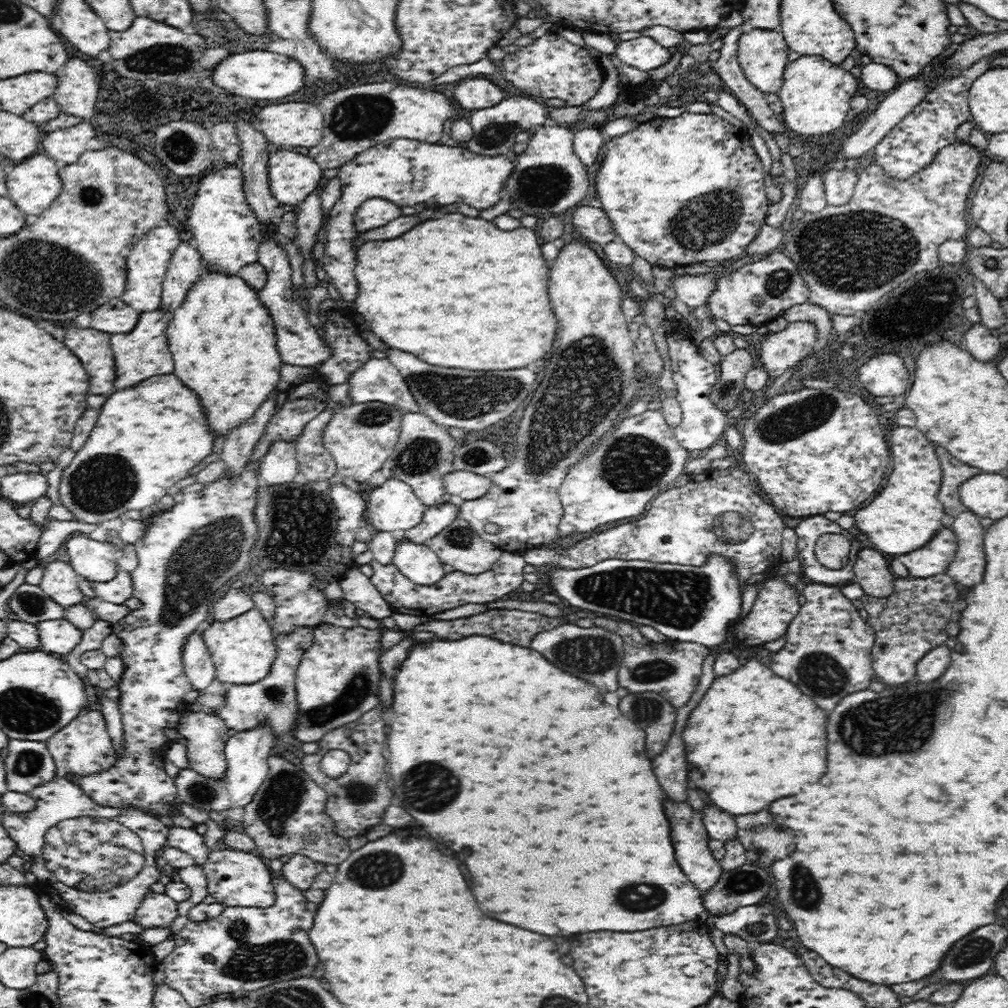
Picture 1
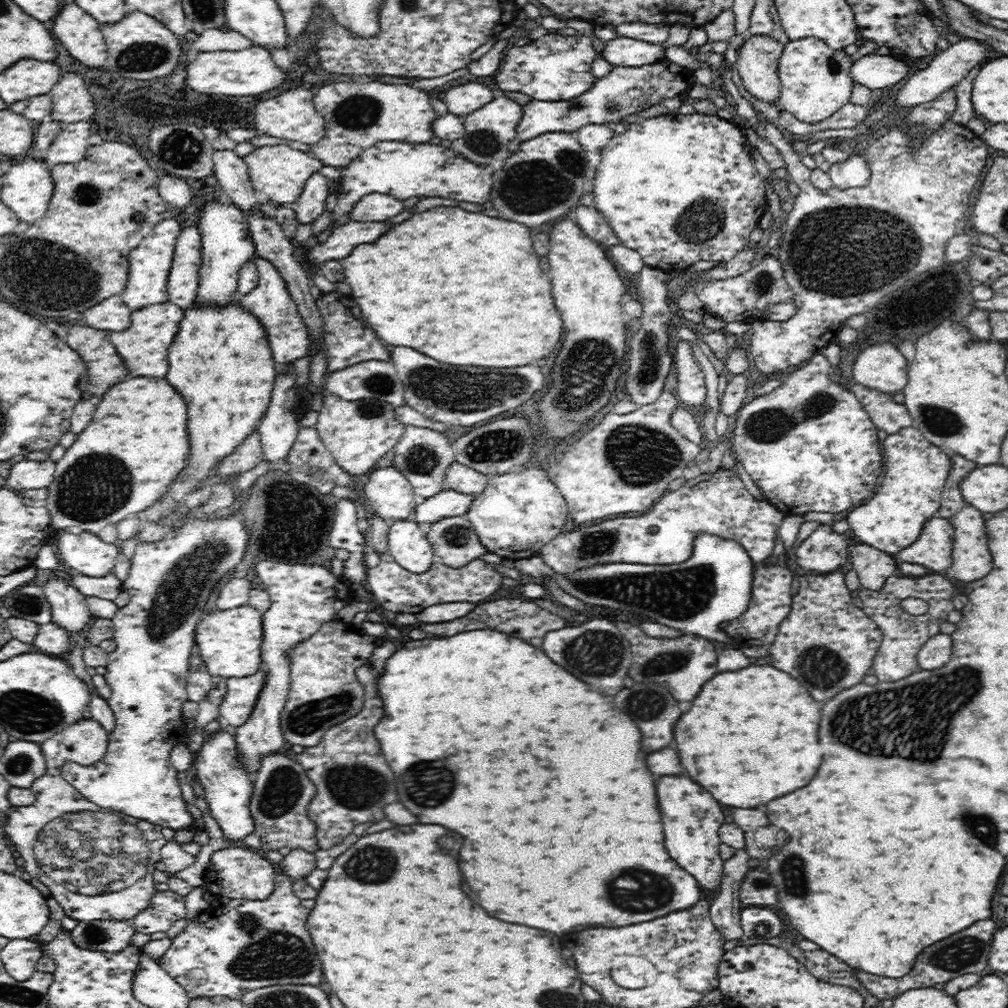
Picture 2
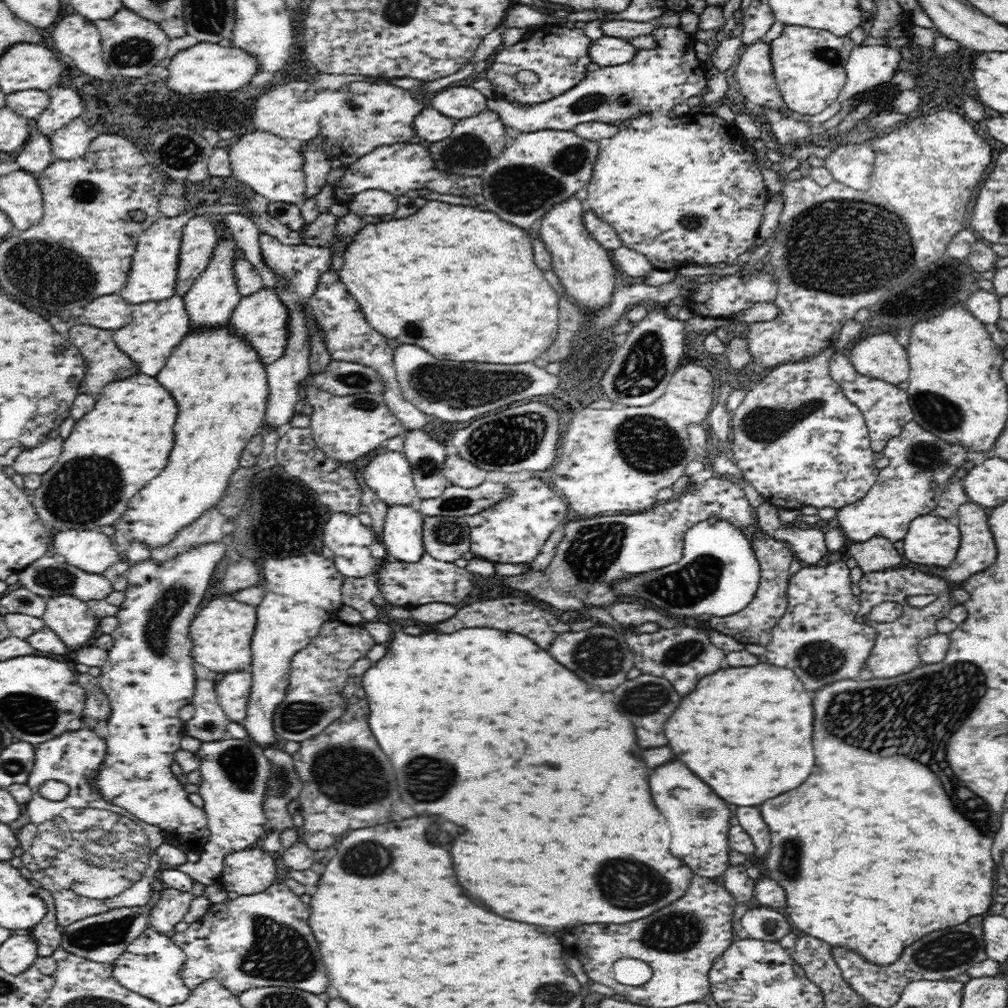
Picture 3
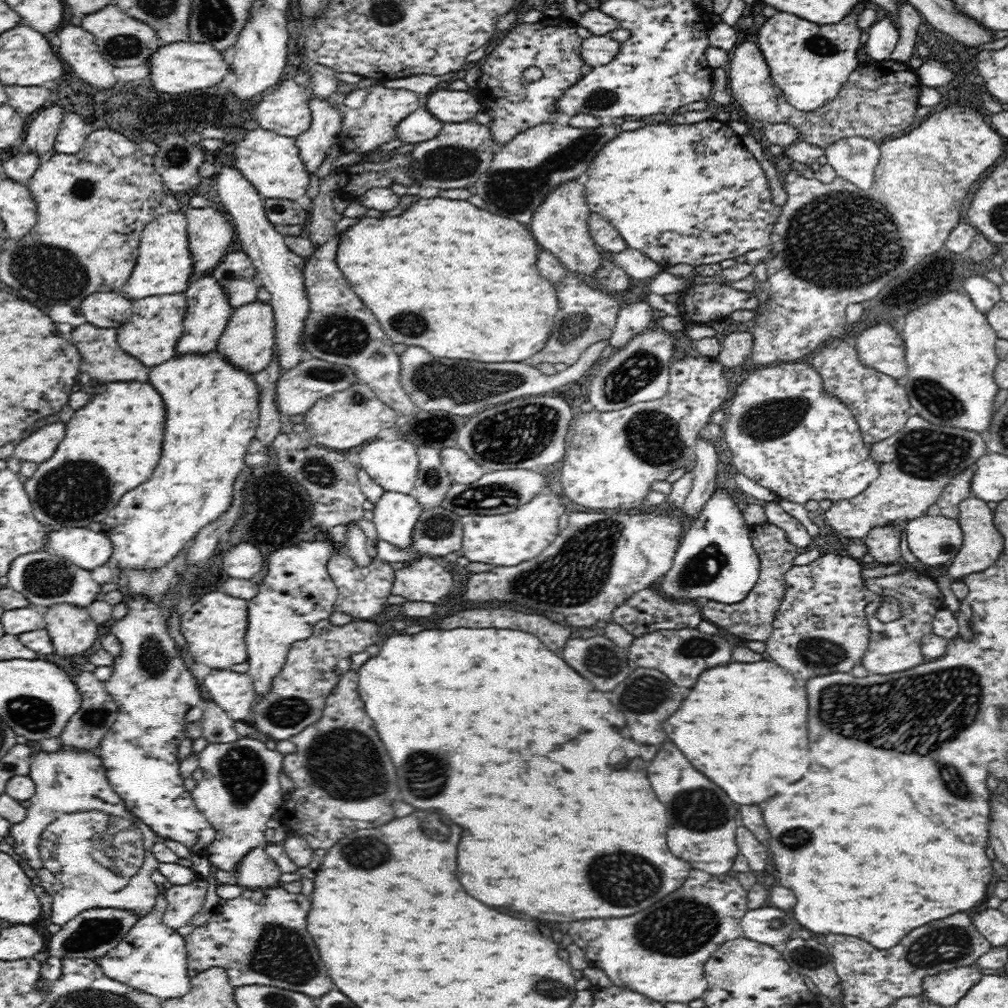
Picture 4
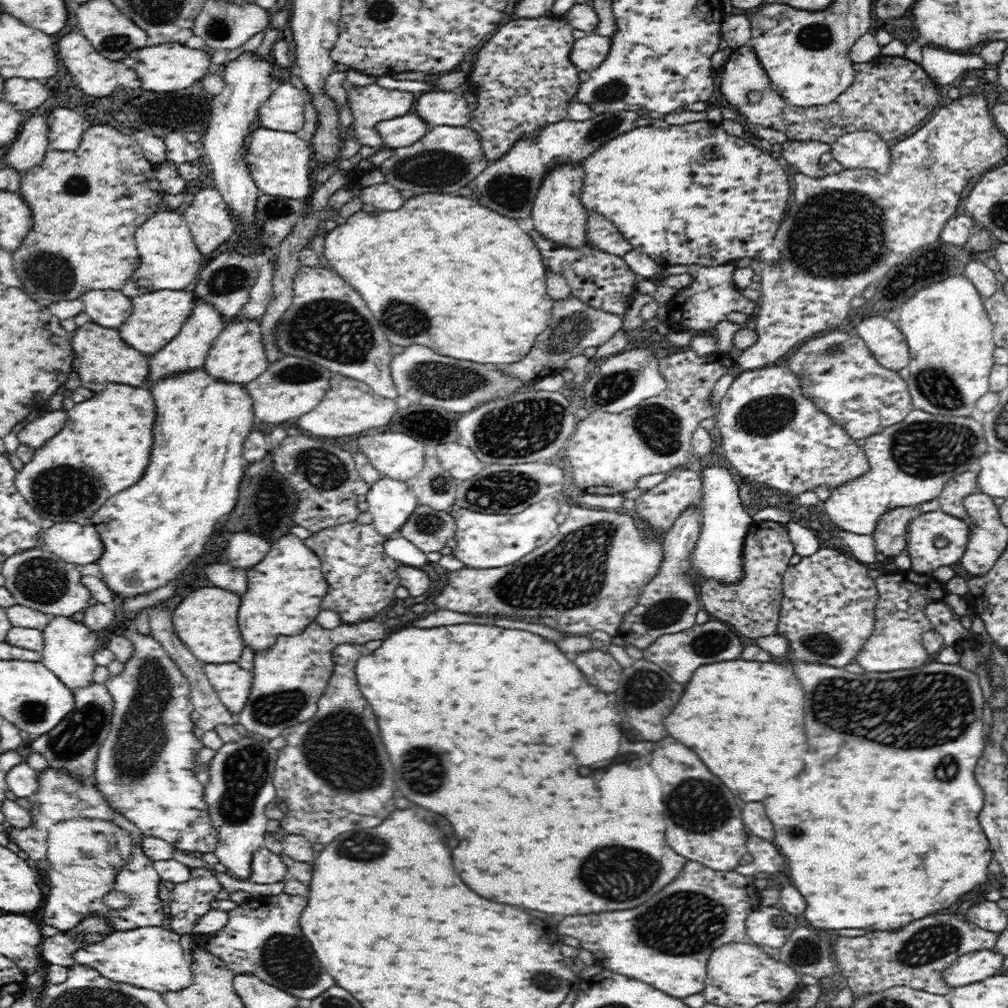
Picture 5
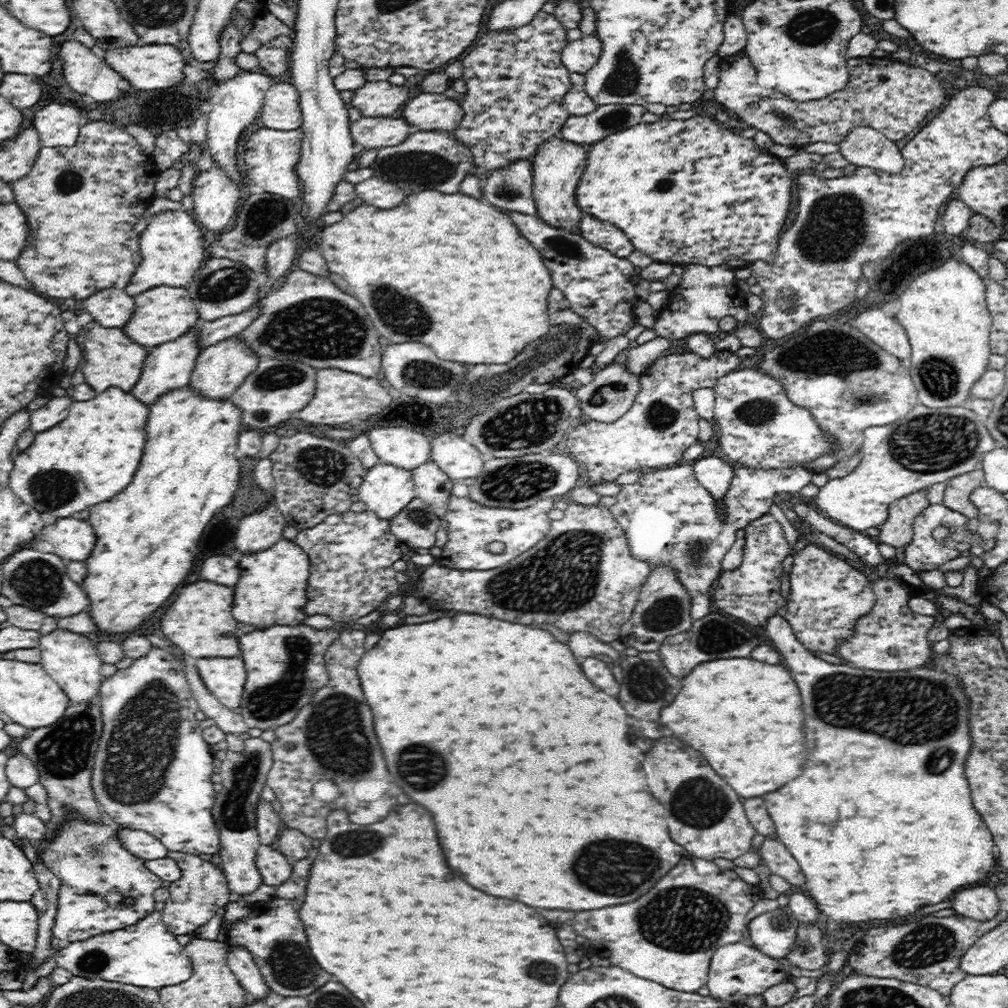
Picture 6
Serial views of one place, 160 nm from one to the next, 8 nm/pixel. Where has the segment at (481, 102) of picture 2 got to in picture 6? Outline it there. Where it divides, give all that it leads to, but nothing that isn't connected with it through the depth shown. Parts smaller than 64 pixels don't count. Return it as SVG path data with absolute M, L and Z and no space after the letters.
M444 93L417 94L405 104L404 119L420 131L446 130L452 132L464 120L464 109L458 100Z

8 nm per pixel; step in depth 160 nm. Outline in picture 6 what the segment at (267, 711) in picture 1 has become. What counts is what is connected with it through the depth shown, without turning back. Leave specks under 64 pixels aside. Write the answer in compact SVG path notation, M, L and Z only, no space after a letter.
M240 657L202 658L196 662L196 668L203 684L226 708L235 710L241 705L247 671Z

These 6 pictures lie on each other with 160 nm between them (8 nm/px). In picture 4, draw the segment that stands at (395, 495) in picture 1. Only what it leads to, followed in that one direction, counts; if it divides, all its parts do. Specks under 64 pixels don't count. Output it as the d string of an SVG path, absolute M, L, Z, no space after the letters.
M378 438L364 444L356 462L358 469L364 469L384 492L411 494L417 478L418 457L410 441Z

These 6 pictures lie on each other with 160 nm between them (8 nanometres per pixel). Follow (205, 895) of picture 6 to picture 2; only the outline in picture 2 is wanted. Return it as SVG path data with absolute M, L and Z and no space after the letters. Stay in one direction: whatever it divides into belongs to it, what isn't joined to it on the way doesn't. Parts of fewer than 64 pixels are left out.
M156 891L148 906L130 919L138 933L164 935L177 920L186 914L185 896L174 891Z

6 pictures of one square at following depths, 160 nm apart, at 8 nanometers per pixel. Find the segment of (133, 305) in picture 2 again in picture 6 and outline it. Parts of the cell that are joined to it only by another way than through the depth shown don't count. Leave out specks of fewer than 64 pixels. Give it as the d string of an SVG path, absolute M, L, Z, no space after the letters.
M184 209L160 211L148 219L147 226L146 232L140 234L142 262L132 276L132 282L126 286L126 292L130 296L146 292L154 286L185 287L208 259L202 243L202 228L191 212Z

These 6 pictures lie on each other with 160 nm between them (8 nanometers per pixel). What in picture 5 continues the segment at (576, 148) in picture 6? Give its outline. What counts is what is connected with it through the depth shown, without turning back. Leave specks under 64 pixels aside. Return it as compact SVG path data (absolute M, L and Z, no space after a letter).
M576 163L575 165L562 165L555 169L546 176L546 180L542 182L542 187L538 189L538 194L534 199L531 210L534 230L538 231L542 237L566 249L586 247L588 245L586 208L580 202L585 176L582 166Z

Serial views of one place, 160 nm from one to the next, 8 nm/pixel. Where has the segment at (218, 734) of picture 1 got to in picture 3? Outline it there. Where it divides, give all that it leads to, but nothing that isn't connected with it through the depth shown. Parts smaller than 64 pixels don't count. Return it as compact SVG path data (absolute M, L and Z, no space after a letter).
M229 737L202 743L198 756L201 772L199 795L204 801L210 834L208 842L199 851L199 859L181 864L180 870L195 882L210 886L220 876L226 854L258 847L258 838L265 835L266 817L262 808L270 765L264 757L263 747L248 738Z

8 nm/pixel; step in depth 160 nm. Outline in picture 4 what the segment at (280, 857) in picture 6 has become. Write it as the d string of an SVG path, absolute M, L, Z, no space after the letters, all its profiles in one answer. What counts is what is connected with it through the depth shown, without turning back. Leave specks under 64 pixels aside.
M256 847L236 864L233 871L237 883L243 889L261 890L276 887L280 882L280 869L262 847Z

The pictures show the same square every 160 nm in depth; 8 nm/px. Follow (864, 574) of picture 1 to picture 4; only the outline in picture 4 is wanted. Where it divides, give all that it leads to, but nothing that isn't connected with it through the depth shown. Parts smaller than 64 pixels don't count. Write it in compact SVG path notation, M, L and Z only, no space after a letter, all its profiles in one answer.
M903 526L896 528L874 528L866 538L863 538L866 553L880 565L892 565L900 560L900 535Z

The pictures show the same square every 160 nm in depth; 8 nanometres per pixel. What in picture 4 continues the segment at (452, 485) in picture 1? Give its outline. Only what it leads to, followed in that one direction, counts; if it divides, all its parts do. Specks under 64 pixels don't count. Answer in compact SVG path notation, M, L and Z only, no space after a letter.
M458 446L443 448L440 454L442 465L448 471L450 478L456 483L472 484L480 480L486 472L484 467L472 460Z

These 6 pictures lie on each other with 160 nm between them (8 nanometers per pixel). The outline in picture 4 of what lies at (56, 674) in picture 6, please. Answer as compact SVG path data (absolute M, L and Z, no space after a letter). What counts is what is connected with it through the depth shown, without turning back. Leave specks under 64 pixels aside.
M62 602L42 609L42 613L44 628L58 655L84 655L98 640L98 624L92 620L86 607Z

